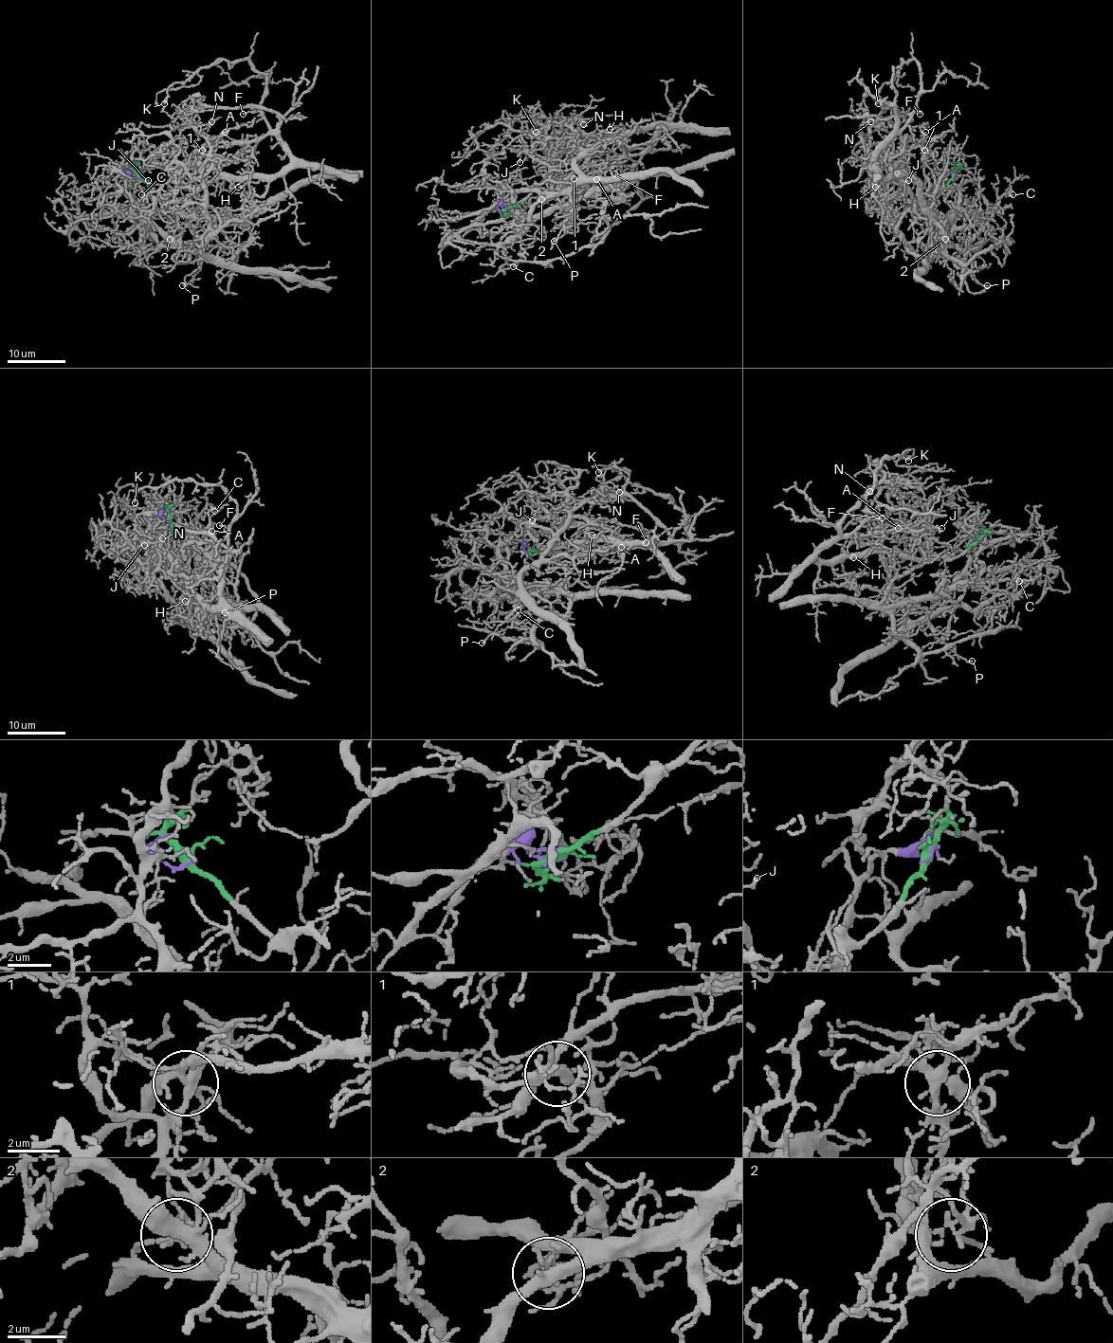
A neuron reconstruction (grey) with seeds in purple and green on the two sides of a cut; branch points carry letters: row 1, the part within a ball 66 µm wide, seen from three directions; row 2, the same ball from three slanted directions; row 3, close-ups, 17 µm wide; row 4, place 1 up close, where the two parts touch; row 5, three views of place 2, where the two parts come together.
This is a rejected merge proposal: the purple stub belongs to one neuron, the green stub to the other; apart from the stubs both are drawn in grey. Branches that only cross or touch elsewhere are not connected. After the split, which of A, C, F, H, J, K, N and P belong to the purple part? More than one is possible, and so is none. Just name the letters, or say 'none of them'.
A, C, N, P

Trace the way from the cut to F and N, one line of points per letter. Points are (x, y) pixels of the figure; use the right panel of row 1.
F: (954, 173), (936, 197), (916, 198), (897, 178), (880, 178), (872, 168), (875, 154), (914, 111), (921, 114)
N: (955, 173), (936, 179), (938, 247), (921, 257), (865, 162), (861, 124), (870, 121)

